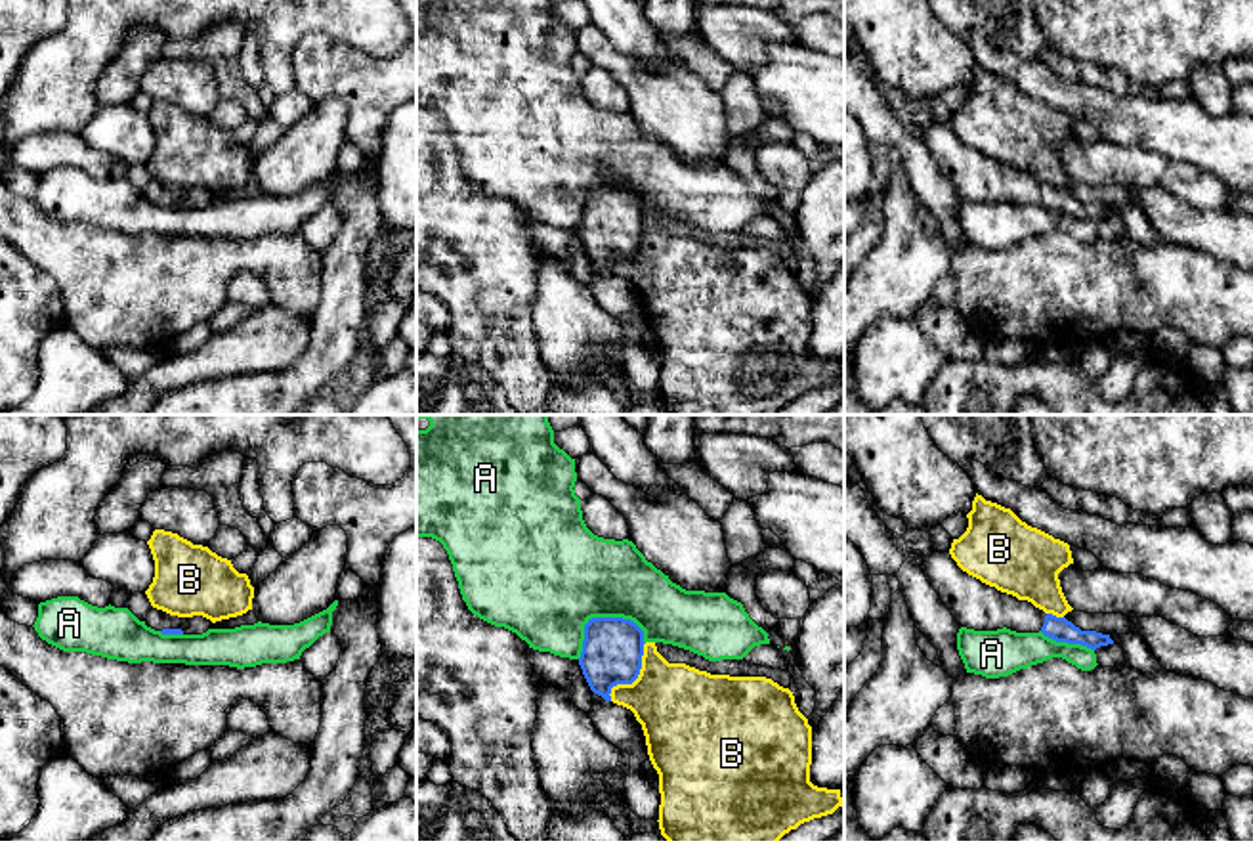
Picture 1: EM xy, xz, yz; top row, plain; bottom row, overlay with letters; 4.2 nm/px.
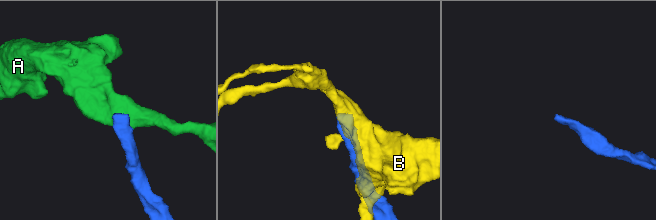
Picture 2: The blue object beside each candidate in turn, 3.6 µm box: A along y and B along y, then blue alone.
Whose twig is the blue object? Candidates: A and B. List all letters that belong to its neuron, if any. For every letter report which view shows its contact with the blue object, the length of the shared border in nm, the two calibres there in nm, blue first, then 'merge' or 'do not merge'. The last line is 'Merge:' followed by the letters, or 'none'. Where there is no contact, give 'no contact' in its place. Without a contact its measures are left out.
A: xz | 300 nm | 260/460 nm | do not merge
B: xz | 300 nm | 260/380 nm | do not merge
Merge: none

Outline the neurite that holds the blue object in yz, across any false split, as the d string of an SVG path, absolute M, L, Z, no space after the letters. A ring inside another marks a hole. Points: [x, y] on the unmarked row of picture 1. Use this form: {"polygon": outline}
{"polygon": "M928 124L915 130L942 176L961 199L974 203L1010 201L1016 205L1043 205L1056 214L1081 216L1091 222L1114 216L1110 206L1081 203L1066 189L1056 189L1028 172L1001 164L963 143L949 124Z"}

